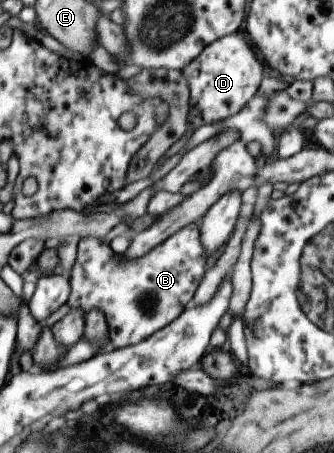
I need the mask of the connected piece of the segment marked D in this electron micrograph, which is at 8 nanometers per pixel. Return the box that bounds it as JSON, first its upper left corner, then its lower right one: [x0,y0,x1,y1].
[180,32,266,128]

